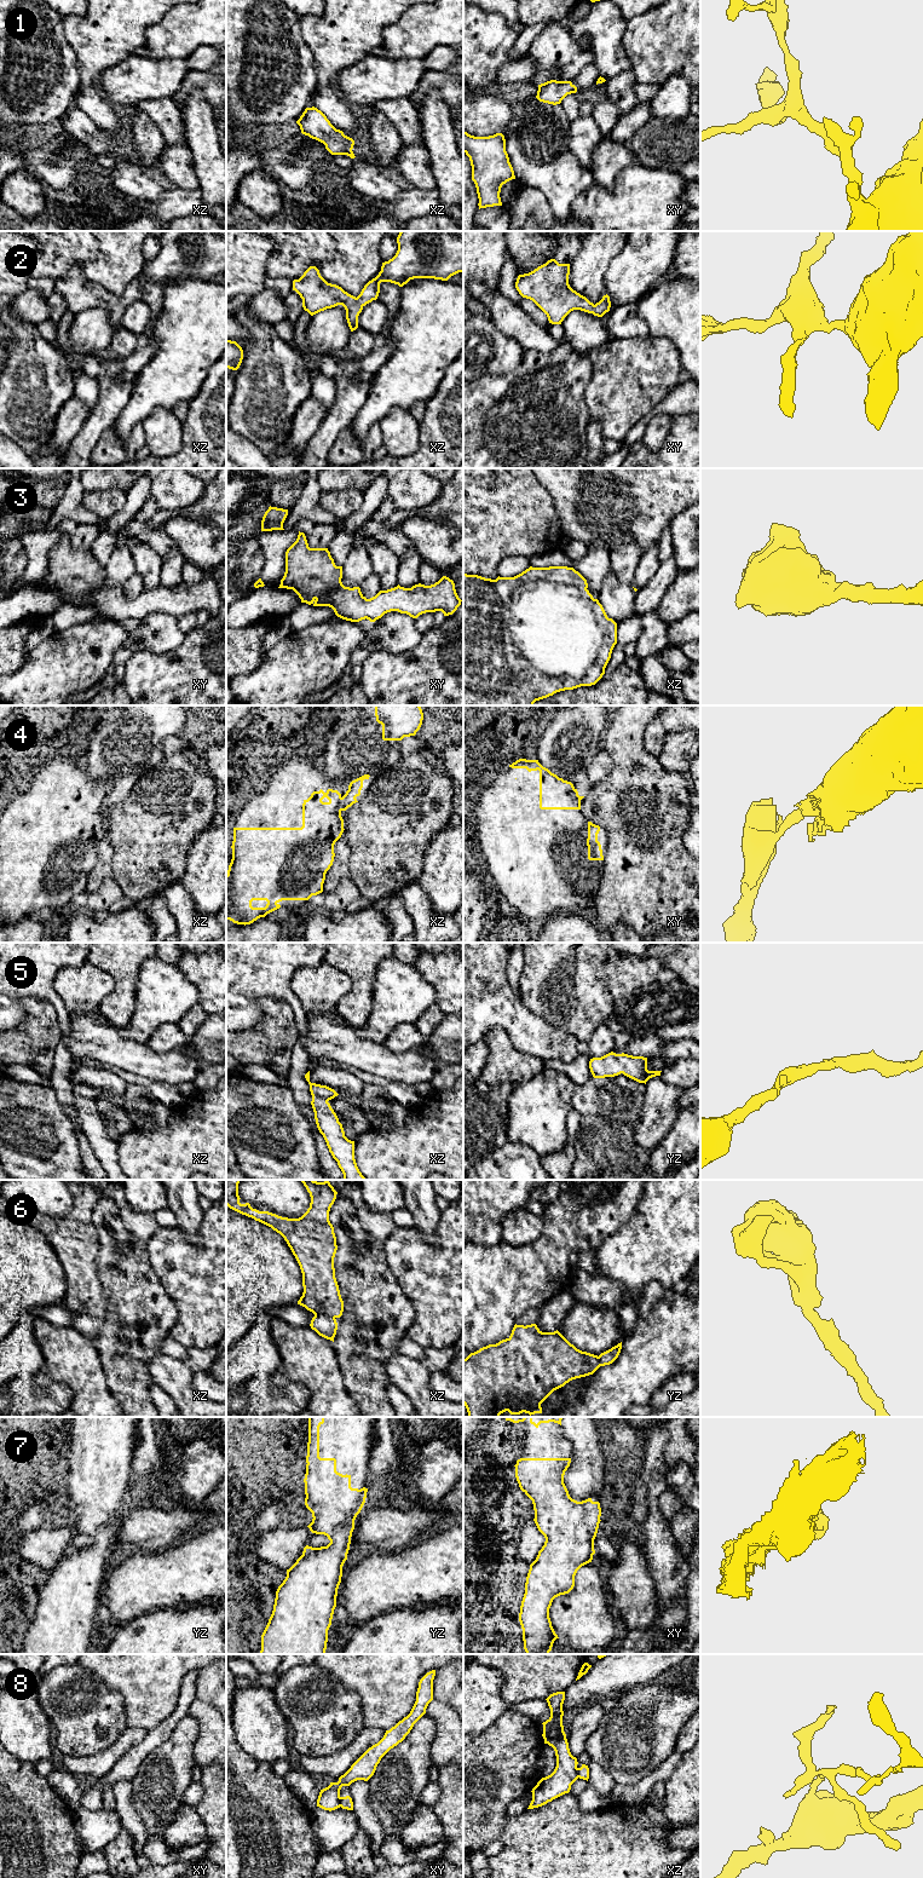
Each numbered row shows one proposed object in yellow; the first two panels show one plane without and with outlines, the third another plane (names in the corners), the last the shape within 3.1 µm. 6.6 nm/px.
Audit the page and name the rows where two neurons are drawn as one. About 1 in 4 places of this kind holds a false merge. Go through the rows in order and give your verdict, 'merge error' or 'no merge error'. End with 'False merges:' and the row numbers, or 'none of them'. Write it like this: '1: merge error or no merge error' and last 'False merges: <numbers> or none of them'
1: no merge error
2: no merge error
3: no merge error
4: merge error
5: no merge error
6: no merge error
7: no merge error
8: merge error
False merges: 4, 8

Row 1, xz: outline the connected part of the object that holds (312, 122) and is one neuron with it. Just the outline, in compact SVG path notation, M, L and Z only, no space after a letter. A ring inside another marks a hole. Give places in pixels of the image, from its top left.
M306 108L296 123L302 134L323 143L331 155L356 157L352 151L354 140L336 129L317 108Z

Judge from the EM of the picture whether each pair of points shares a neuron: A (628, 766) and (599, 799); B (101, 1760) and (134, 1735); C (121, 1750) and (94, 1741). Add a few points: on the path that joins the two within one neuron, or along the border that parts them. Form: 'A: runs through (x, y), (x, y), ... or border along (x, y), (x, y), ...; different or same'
A: runs through (623, 775), (607, 790); same
B: runs through (109, 1757), (126, 1741); same
C: border along (127, 1727), (107, 1747), (82, 1757); different

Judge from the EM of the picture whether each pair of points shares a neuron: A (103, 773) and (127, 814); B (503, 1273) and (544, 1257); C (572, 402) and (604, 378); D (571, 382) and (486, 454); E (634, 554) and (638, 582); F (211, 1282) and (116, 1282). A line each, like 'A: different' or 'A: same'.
A: different
B: same
C: different
D: same
E: different
F: different

